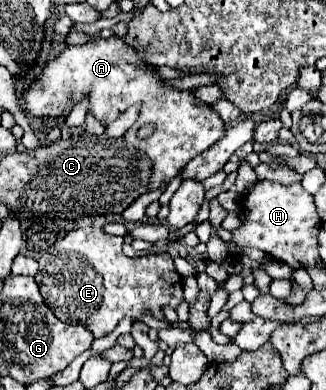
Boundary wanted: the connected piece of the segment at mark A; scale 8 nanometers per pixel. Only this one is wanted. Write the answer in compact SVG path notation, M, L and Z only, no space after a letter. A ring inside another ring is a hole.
M88 34L84 44L68 44L56 60L48 62L42 68L42 74L22 90L22 98L24 110L44 118L68 116L78 102L88 100L88 114L104 126L112 124L132 104L140 104L140 118L124 134L124 142L142 150L150 158L152 172L148 192L154 192L176 178L192 158L214 146L214 142L222 138L226 124L222 124L222 118L214 114L210 106L198 102L192 90L168 86L158 74L158 68L144 62L142 54L146 54L146 50L134 50L124 38L100 38ZM148 122L156 124L154 134L146 140L136 138L136 130Z

